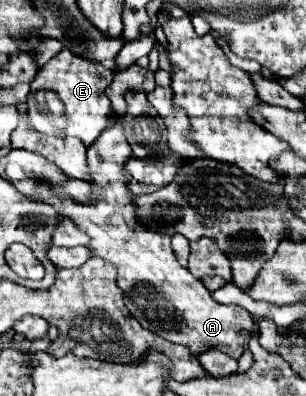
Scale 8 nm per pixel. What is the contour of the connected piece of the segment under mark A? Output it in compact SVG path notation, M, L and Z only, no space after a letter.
M129 66L127 70L115 72L113 84L109 86L109 100L113 104L113 118L107 130L97 138L93 146L87 148L87 164L89 164L89 182L93 184L91 206L77 206L75 200L53 194L47 184L39 186L41 190L29 196L33 202L51 204L57 210L59 218L69 218L77 228L89 234L89 244L85 246L91 256L105 260L117 268L117 286L123 290L123 302L133 318L141 322L145 330L173 342L187 346L193 356L199 356L211 348L241 348L239 334L257 332L253 318L249 312L237 304L219 304L213 300L211 292L197 280L187 268L179 266L173 256L171 240L167 234L157 234L145 230L135 218L135 208L131 204L133 194L127 190L125 182L125 162L131 158L131 146L123 134L123 118L127 110L125 92L151 92L155 88L153 72L143 70L139 66Z

